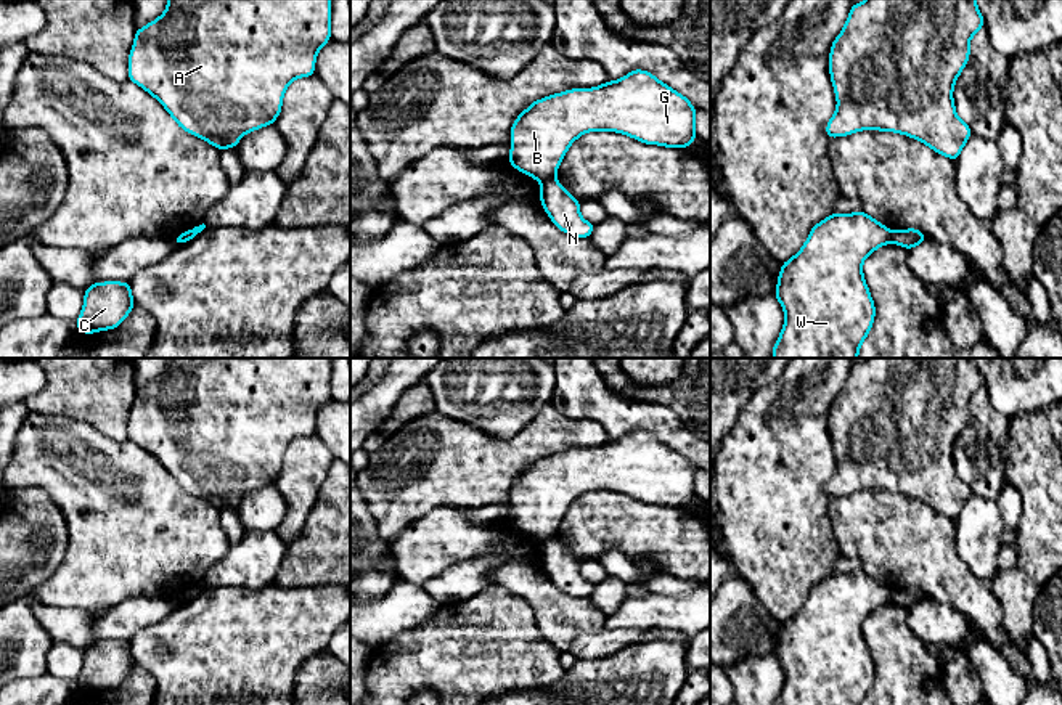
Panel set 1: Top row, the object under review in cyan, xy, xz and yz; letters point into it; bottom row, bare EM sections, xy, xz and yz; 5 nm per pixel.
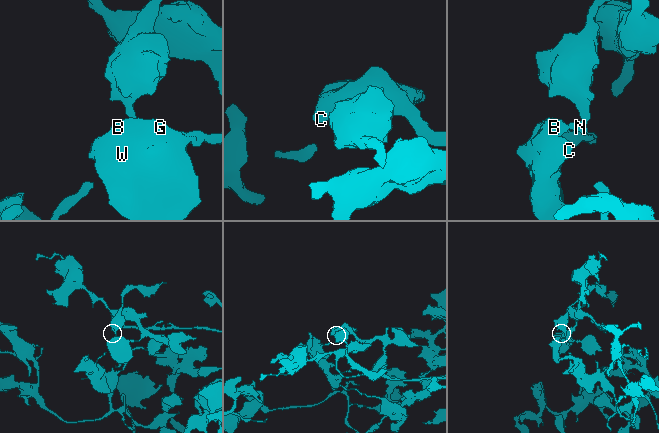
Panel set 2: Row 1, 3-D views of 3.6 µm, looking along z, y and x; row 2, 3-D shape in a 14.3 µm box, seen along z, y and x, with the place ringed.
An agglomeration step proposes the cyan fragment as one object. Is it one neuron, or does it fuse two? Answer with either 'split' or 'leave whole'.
split

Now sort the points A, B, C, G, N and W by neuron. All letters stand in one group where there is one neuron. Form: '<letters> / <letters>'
A N / B C G W

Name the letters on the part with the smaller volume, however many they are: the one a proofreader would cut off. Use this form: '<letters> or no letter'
A, N

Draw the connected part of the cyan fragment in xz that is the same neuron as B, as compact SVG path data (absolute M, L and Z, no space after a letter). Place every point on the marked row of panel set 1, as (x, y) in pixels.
M635 69L593 88L572 88L533 101L513 124L508 162L533 180L554 178L569 146L586 132L619 132L644 145L684 149L697 138L696 108L651 72Z

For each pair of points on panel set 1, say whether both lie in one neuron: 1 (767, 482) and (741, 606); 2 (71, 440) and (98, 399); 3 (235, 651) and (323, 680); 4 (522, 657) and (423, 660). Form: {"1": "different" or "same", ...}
{"1": "same", "2": "different", "3": "different", "4": "same"}

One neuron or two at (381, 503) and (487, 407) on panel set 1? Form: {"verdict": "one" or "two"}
{"verdict": "one"}

